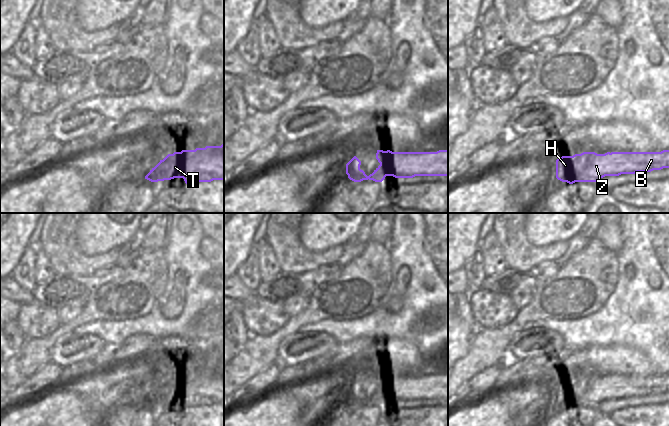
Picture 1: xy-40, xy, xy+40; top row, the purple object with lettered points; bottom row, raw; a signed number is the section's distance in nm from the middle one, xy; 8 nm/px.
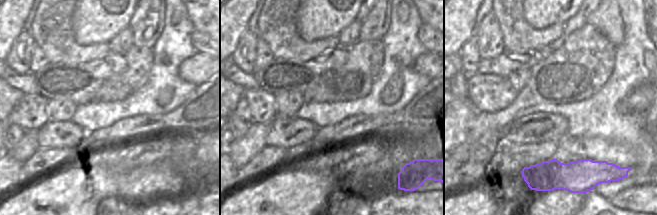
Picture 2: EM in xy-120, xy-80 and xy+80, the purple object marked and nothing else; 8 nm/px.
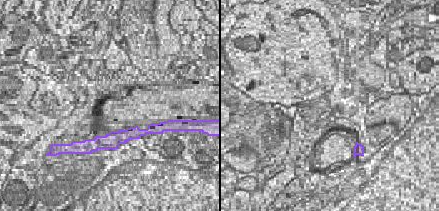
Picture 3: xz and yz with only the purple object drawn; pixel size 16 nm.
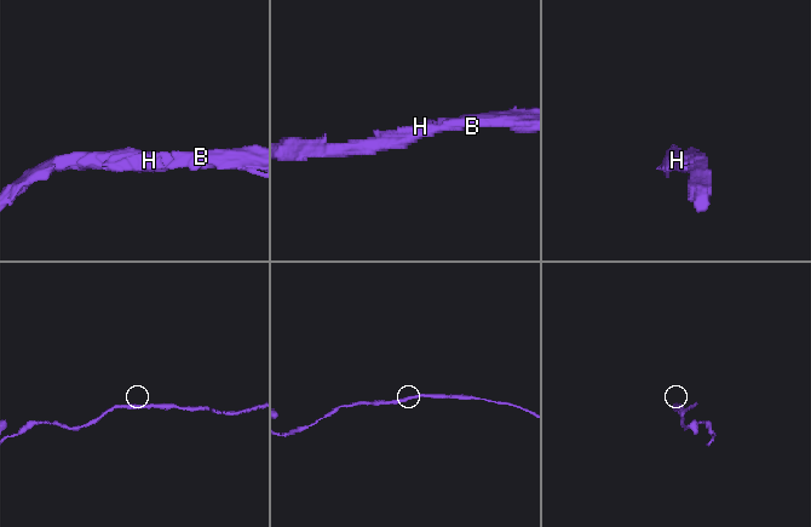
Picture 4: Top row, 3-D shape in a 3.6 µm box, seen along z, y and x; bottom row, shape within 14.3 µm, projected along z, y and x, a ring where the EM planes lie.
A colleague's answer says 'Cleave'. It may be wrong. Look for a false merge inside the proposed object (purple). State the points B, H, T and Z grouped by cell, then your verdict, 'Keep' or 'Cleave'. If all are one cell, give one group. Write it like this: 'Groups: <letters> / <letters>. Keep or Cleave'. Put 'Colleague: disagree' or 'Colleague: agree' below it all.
Groups: B H T Z. Keep
Colleague: disagree

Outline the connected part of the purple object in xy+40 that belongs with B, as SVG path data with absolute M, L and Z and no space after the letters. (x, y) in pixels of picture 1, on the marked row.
M669 150L661 152L583 152L556 160L556 178L562 182L598 182L605 176L651 172L669 168Z

